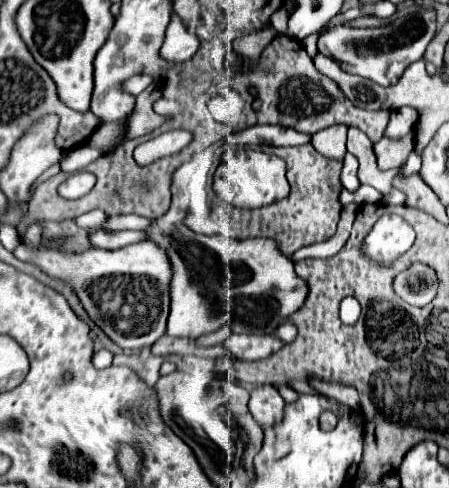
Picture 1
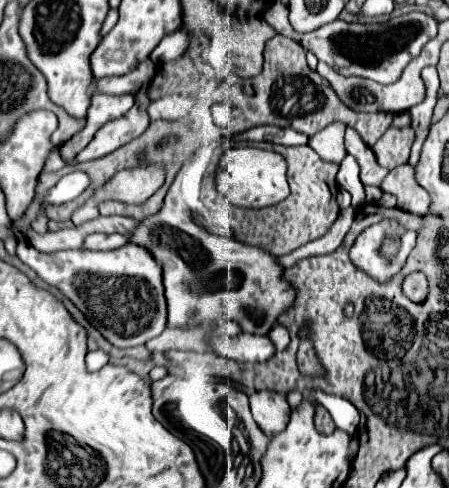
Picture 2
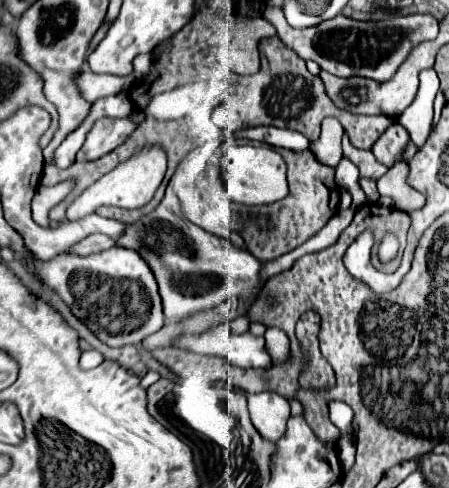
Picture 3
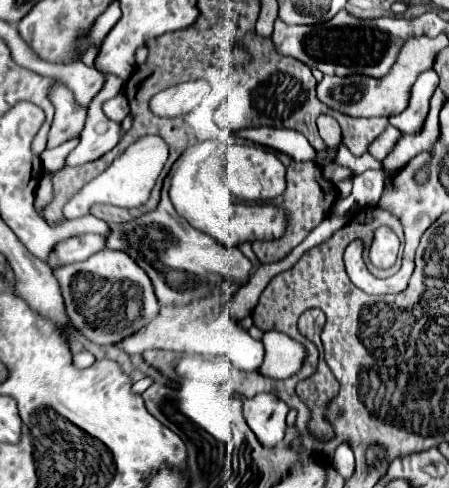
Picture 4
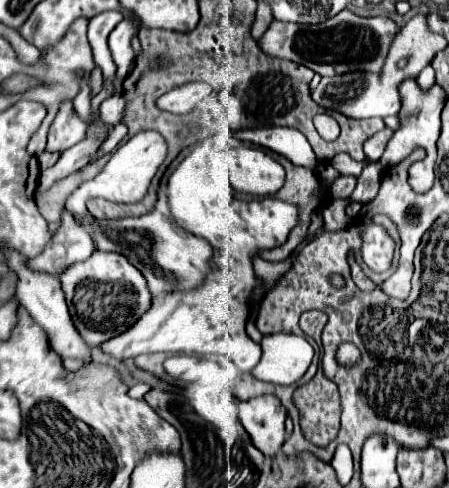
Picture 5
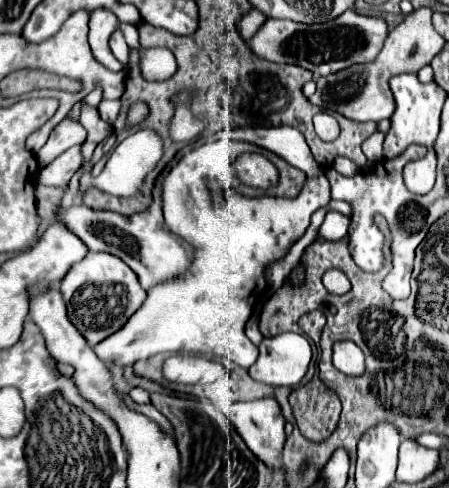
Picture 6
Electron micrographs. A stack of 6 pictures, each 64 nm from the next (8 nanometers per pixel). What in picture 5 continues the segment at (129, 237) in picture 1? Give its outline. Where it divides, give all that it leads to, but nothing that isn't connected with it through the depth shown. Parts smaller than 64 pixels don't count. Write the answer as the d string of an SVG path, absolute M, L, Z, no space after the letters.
M64 212L62 224L52 232L52 240L44 246L40 256L28 258L26 264L32 272L44 272L50 276L60 276L64 268L86 260L96 250L90 234L76 226L72 216Z

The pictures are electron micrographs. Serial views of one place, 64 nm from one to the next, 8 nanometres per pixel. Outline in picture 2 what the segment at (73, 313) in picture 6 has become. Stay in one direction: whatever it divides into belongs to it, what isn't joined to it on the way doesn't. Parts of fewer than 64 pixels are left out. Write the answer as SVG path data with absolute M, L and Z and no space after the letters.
M20 240L18 258L28 264L46 284L58 288L68 300L72 300L86 320L116 348L146 344L166 328L162 270L142 246L126 244L108 252L64 250L42 254Z

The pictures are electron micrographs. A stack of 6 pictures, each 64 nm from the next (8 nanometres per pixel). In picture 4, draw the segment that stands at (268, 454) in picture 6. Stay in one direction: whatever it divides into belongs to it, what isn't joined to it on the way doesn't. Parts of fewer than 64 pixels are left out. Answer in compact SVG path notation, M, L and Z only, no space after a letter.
M258 394L242 400L244 420L266 448L274 448L284 440L288 406L276 394Z

